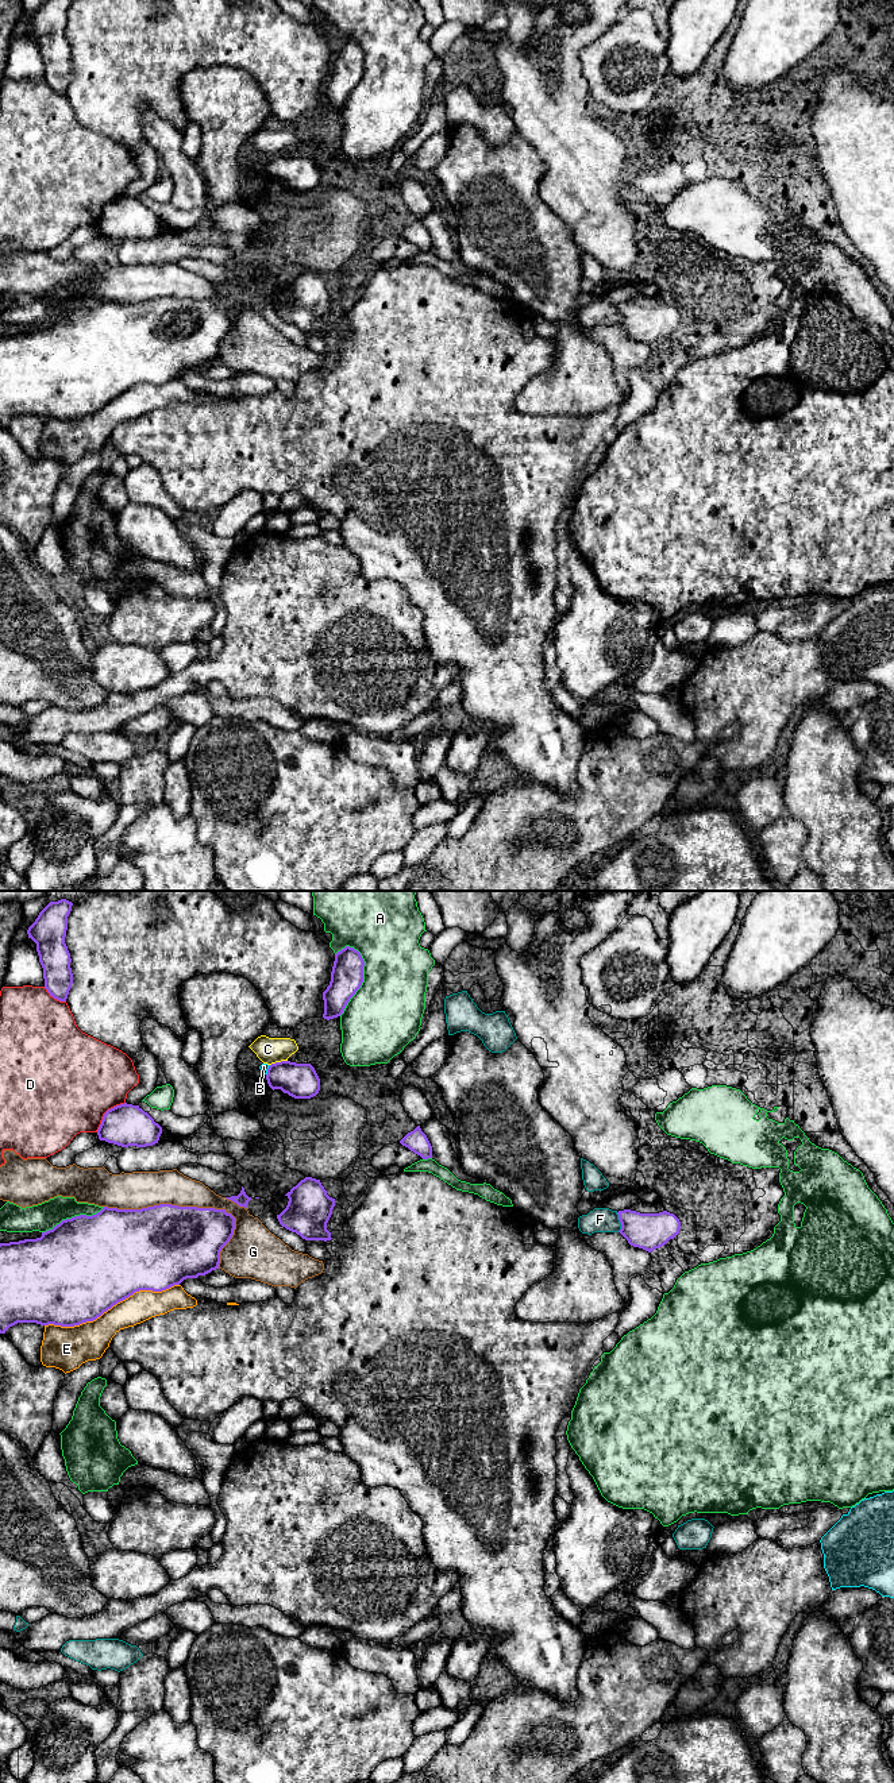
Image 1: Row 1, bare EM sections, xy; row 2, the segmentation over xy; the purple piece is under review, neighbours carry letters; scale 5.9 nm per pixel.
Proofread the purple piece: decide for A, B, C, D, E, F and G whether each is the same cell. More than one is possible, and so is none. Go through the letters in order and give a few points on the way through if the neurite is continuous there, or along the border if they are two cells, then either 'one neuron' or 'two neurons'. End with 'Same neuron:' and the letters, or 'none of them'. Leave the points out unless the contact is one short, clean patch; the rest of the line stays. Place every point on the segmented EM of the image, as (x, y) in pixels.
A: two neurons
B: two neurons
C: along xy (286, 1060), (270, 1065) | two neurons
D: two neurons
E: two neurons
F: two neurons
G: two neurons
Same neuron: none of them

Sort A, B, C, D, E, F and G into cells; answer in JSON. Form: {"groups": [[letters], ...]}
{"groups": [["A", "C"], ["B"], ["D"], ["E"], ["F"], ["G"]]}

